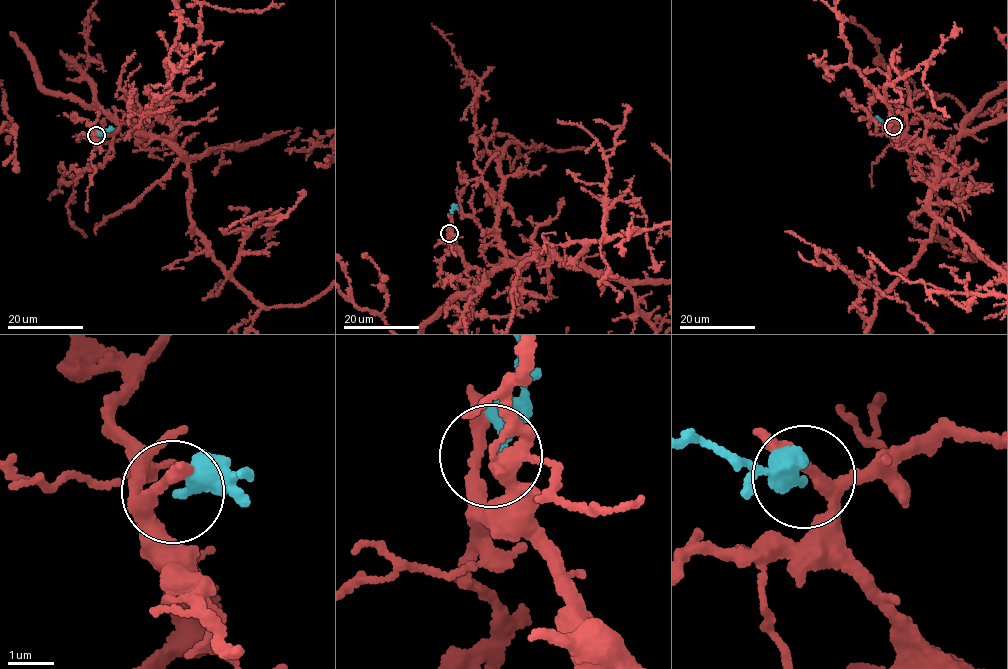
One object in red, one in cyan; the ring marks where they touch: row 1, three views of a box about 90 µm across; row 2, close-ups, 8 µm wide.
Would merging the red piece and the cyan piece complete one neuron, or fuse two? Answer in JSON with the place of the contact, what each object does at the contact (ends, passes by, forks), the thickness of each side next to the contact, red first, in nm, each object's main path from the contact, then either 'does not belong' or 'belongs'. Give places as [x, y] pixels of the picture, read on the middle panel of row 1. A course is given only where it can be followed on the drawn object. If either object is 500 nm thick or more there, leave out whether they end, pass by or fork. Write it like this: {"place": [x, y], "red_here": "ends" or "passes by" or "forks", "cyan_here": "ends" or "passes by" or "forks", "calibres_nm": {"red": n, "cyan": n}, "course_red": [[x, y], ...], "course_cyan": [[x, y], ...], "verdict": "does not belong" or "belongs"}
{"place": [449, 233], "red_here": "passes by", "cyan_here": "ends", "calibres_nm": {"red": 240, "cyan": 260}, "verdict": "does not belong"}

